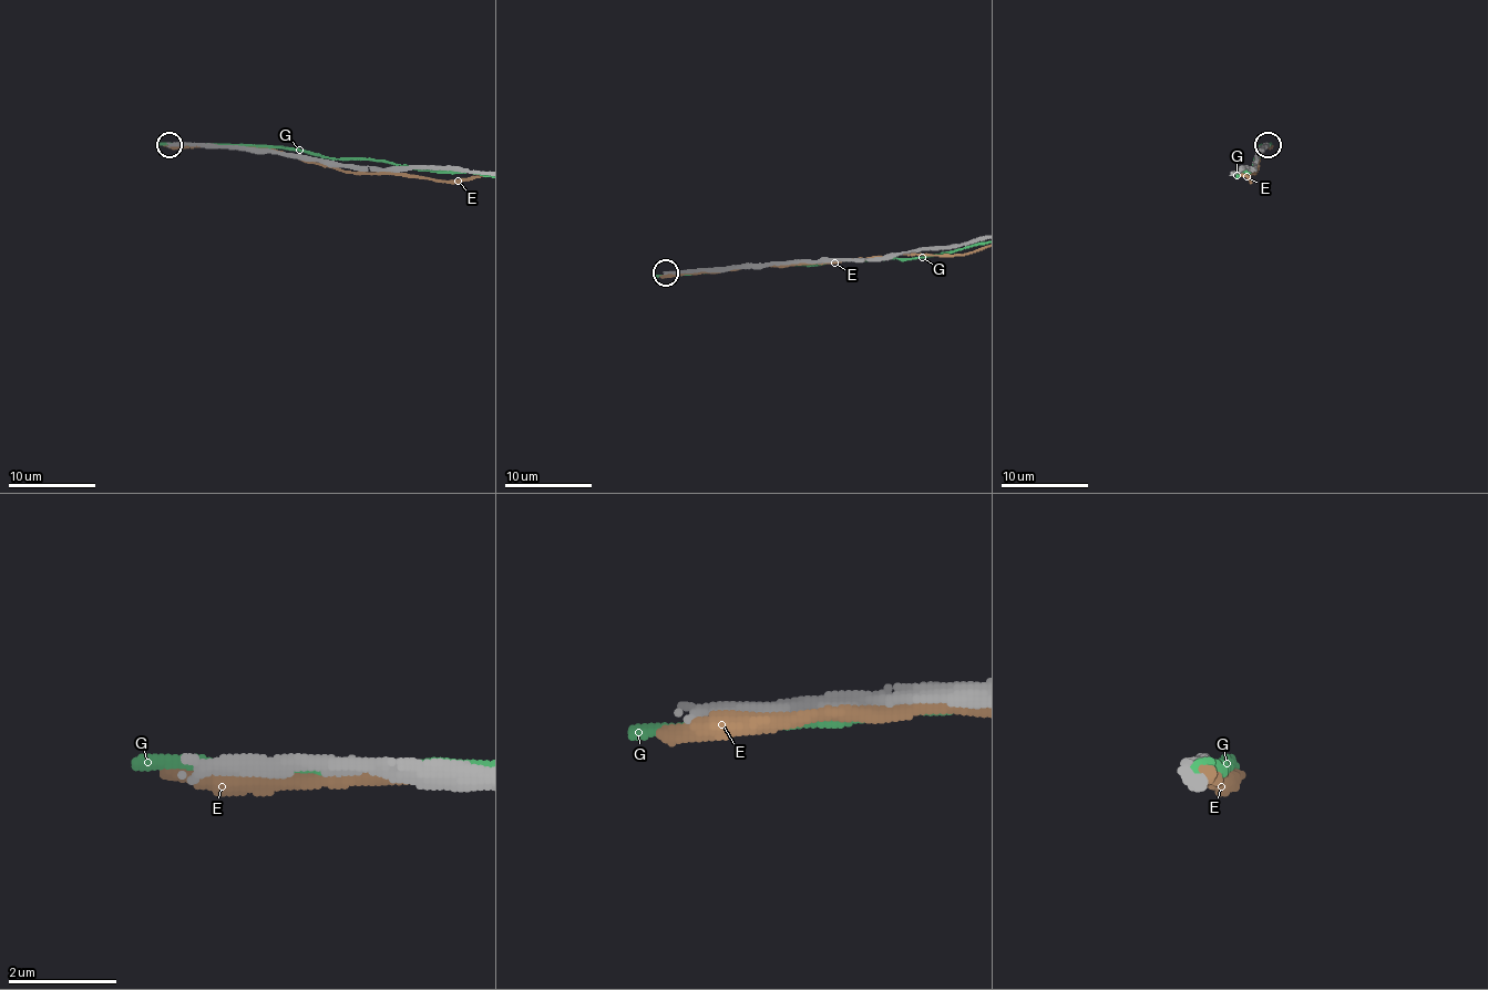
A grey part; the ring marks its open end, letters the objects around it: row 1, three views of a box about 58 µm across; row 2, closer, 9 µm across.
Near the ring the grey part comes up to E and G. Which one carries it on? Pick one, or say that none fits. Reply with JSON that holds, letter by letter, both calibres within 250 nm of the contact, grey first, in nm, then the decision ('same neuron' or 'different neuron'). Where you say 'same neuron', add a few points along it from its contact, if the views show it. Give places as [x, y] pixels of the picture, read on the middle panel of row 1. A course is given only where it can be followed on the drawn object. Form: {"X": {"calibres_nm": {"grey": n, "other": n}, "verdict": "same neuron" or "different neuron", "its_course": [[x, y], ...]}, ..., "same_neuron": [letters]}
{"E": {"calibres_nm": {"grey": 280, "other": 280}, "verdict": "different neuron"}, "G": {"calibres_nm": {"grey": 300, "other": 200}, "verdict": "different neuron"}, "same_neuron": []}

